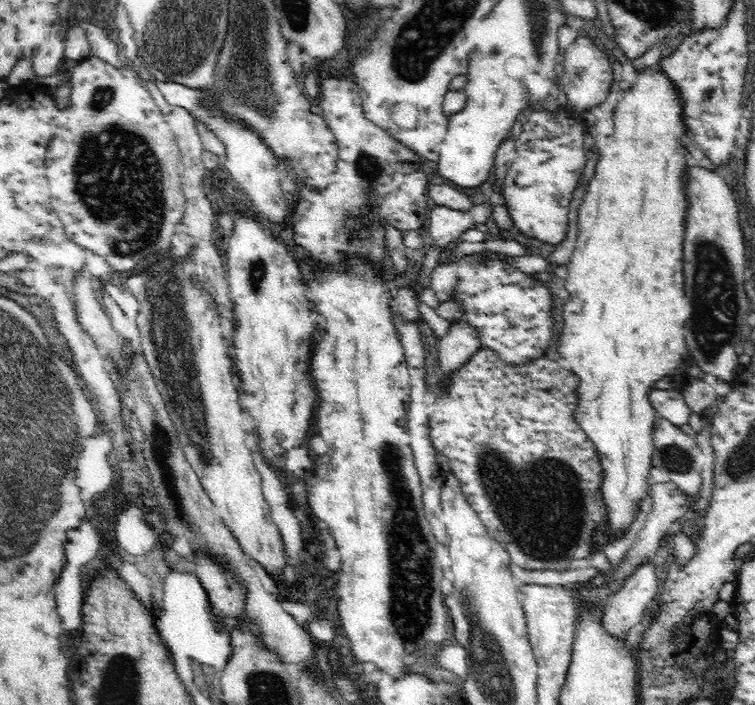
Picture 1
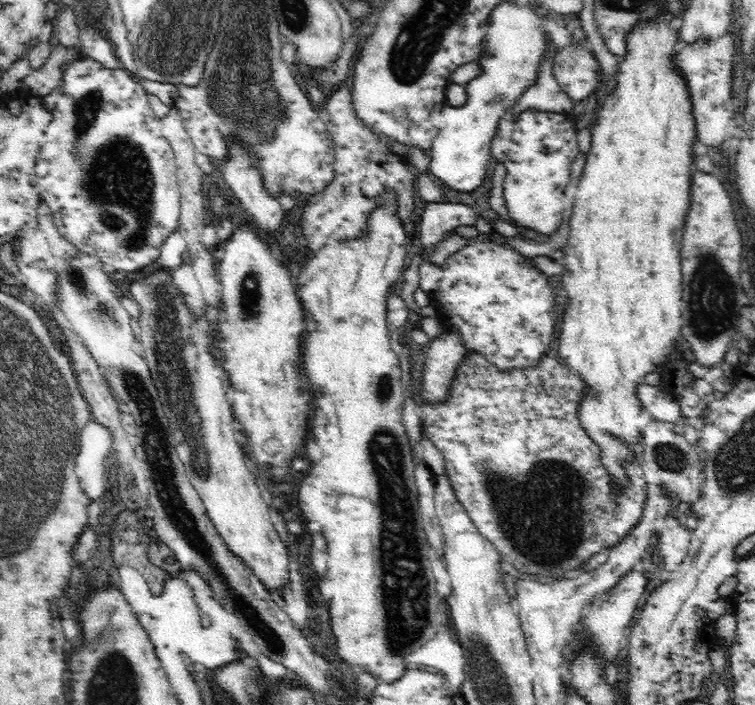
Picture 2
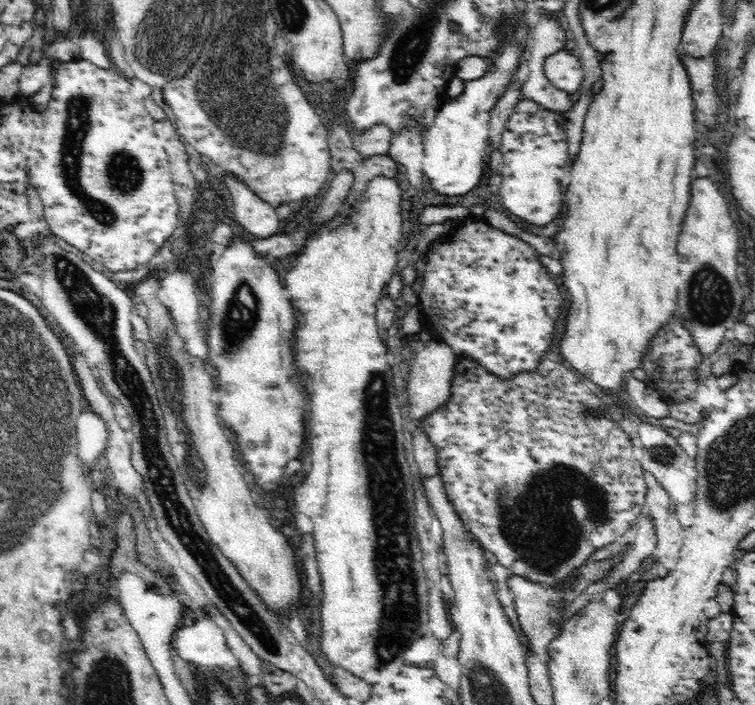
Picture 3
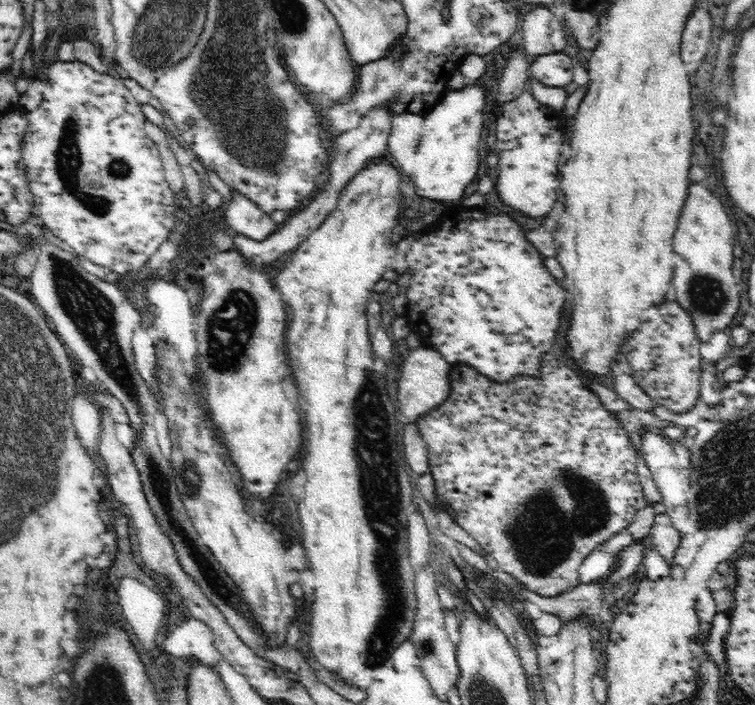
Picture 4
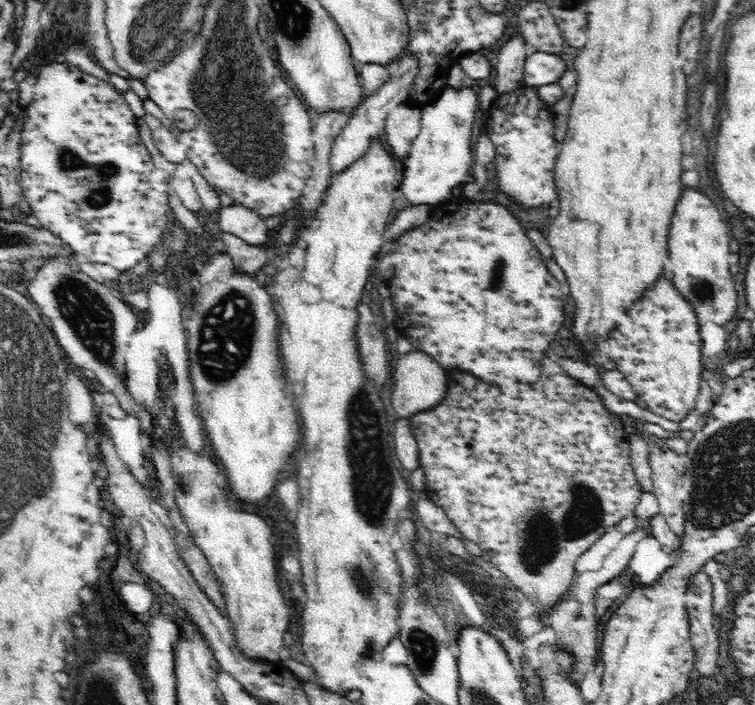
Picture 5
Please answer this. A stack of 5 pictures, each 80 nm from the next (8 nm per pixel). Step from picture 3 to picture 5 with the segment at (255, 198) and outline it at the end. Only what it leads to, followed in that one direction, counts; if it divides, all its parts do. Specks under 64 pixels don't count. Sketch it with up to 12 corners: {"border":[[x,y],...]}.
{"border":[[240,202],[219,208],[218,229],[268,244],[266,218]]}

